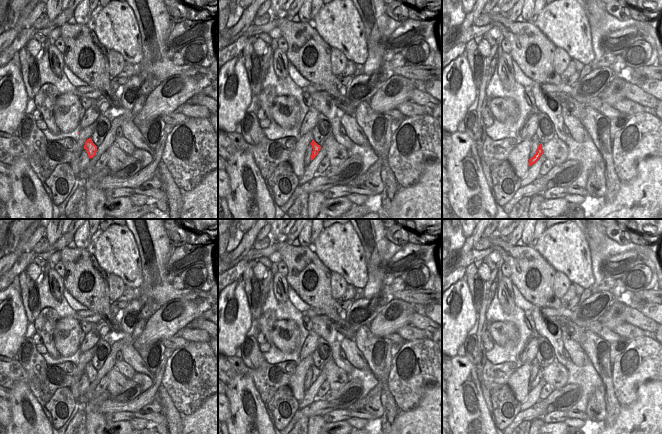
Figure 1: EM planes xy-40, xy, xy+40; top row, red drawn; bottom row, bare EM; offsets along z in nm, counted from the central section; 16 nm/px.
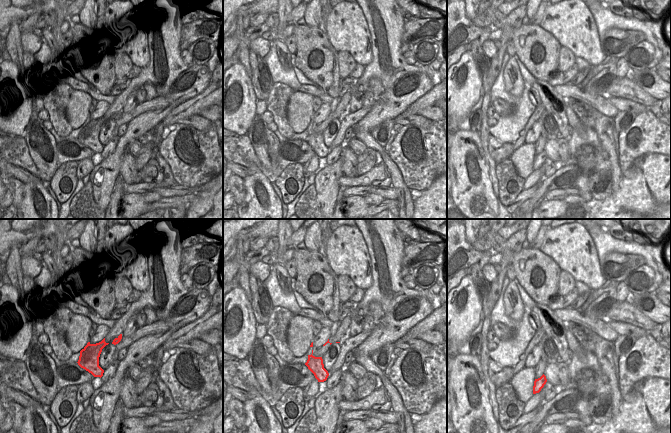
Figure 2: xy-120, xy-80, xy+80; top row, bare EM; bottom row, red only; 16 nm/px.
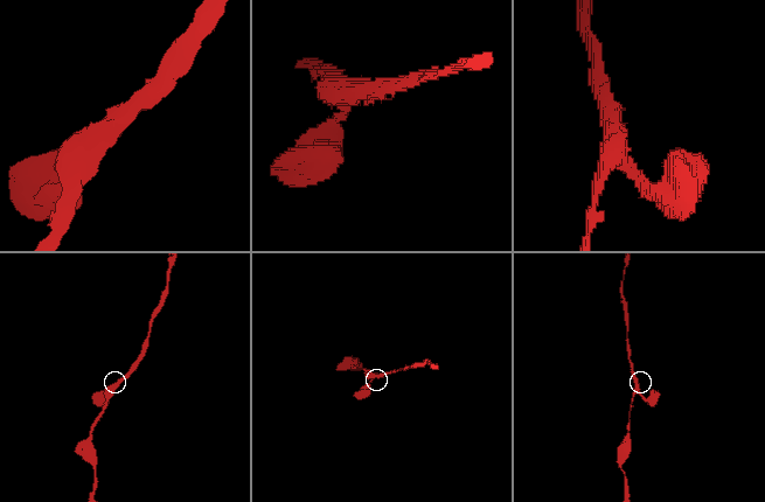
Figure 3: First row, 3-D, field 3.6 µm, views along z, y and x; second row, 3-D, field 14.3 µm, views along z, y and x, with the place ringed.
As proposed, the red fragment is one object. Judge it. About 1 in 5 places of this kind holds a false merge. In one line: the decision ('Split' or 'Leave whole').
Leave whole

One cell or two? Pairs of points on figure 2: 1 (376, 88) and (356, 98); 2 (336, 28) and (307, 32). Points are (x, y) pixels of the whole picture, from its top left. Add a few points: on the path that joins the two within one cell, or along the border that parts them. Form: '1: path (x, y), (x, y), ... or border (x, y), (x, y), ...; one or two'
1: path (371, 88), (366, 88), (361, 93); one
2: border (325, 33), (328, 41), (337, 52); two

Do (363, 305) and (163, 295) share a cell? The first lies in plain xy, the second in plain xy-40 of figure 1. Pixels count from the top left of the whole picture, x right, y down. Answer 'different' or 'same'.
different

